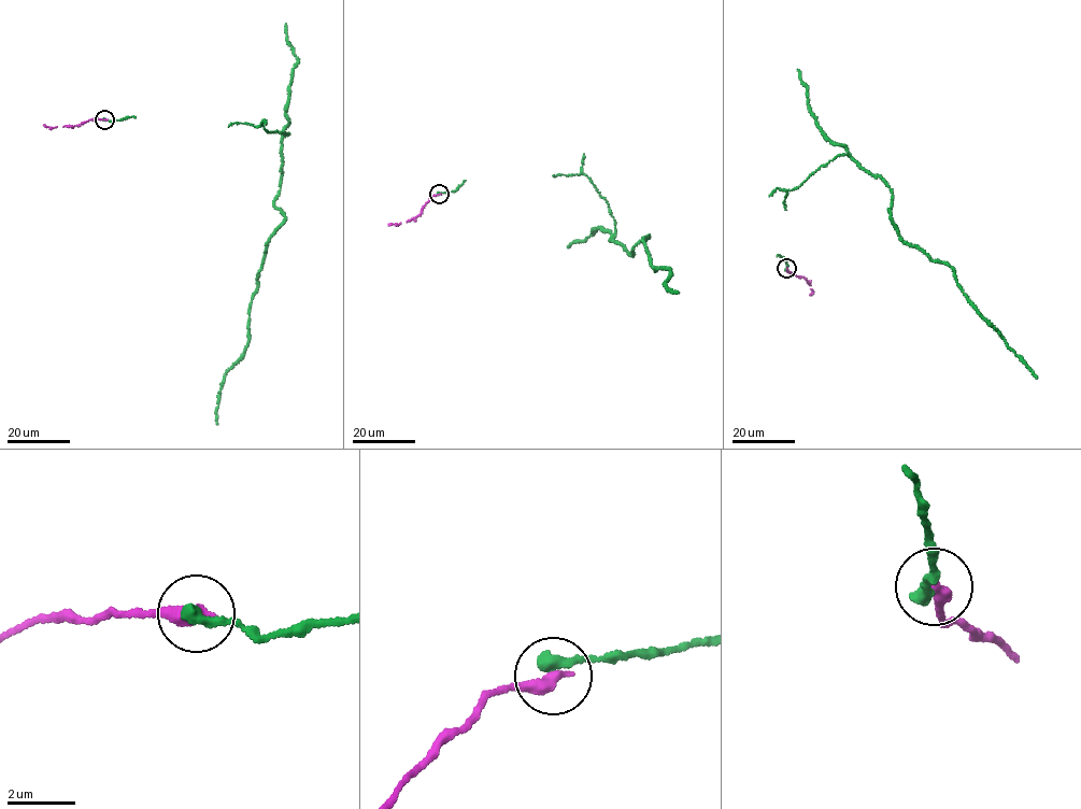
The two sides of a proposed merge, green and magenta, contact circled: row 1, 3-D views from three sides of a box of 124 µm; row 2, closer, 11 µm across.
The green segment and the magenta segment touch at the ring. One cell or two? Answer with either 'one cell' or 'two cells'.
one cell

